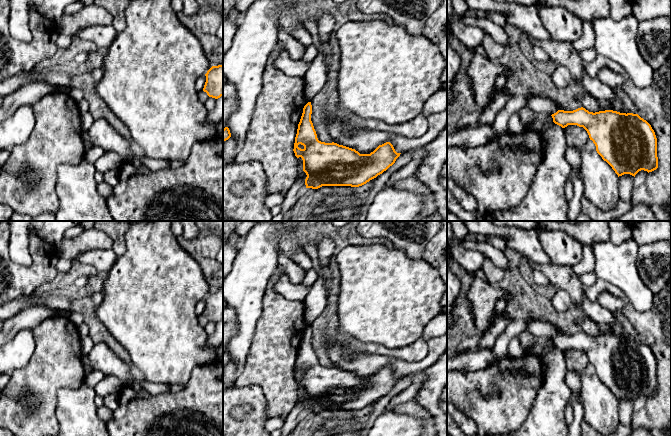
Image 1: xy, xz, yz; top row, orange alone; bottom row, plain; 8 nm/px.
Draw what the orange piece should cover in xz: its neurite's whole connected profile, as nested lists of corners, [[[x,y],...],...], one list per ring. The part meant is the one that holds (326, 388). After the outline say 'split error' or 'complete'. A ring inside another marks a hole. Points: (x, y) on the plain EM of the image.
[[[308,326],[304,332],[303,337],[298,348],[297,358],[294,367],[294,377],[297,382],[301,381],[303,384],[303,395],[306,397],[307,401],[305,403],[306,412],[318,413],[322,410],[351,410],[359,411],[370,404],[376,402],[378,399],[386,395],[390,390],[392,390],[396,383],[401,377],[397,377],[390,366],[386,366],[379,369],[370,378],[360,378],[355,373],[339,369],[337,367],[325,367],[321,366],[317,362],[316,355],[314,353],[313,347],[311,345],[312,329]]]; complete

